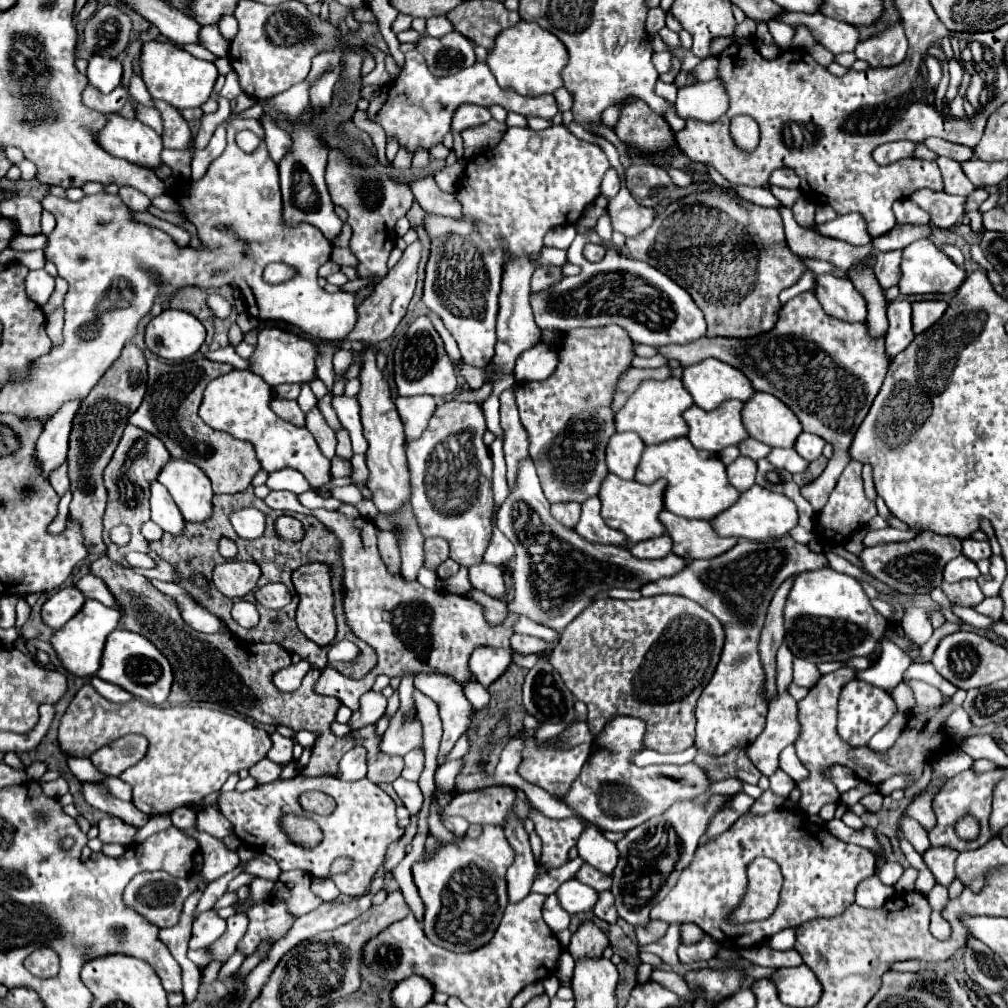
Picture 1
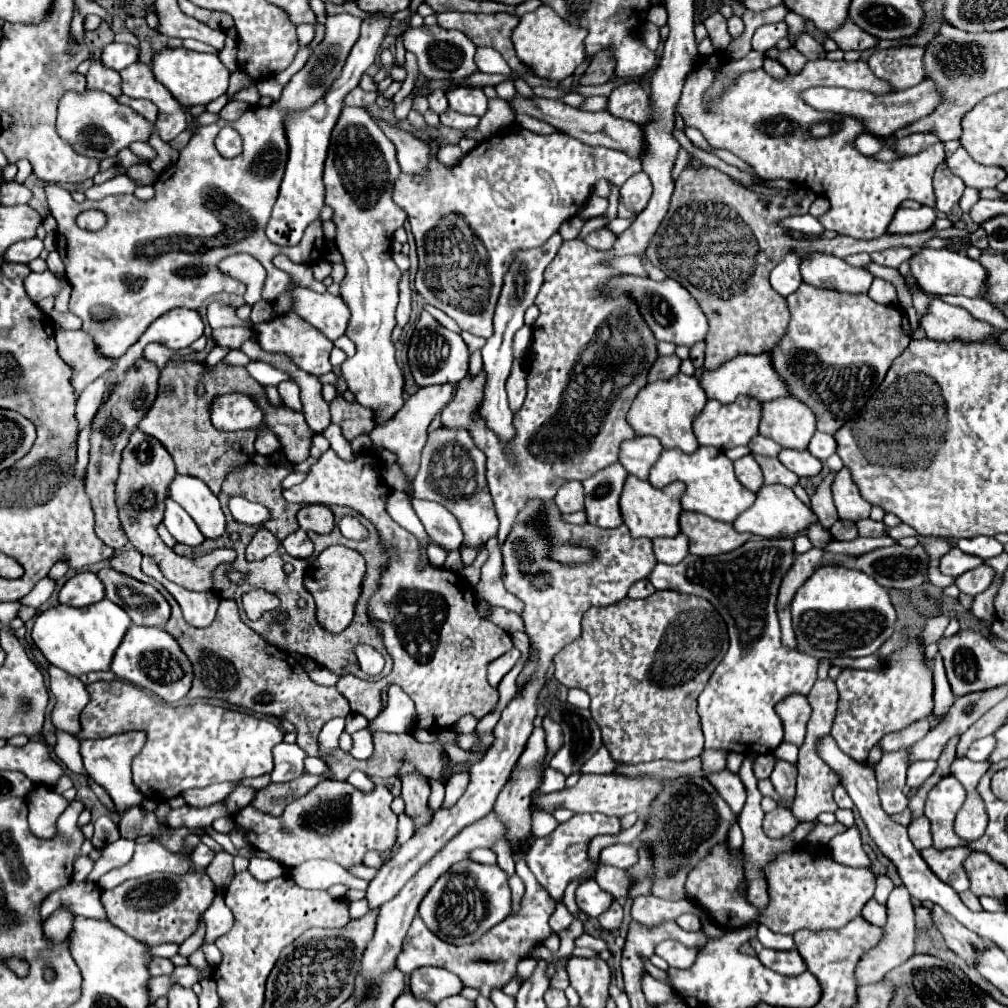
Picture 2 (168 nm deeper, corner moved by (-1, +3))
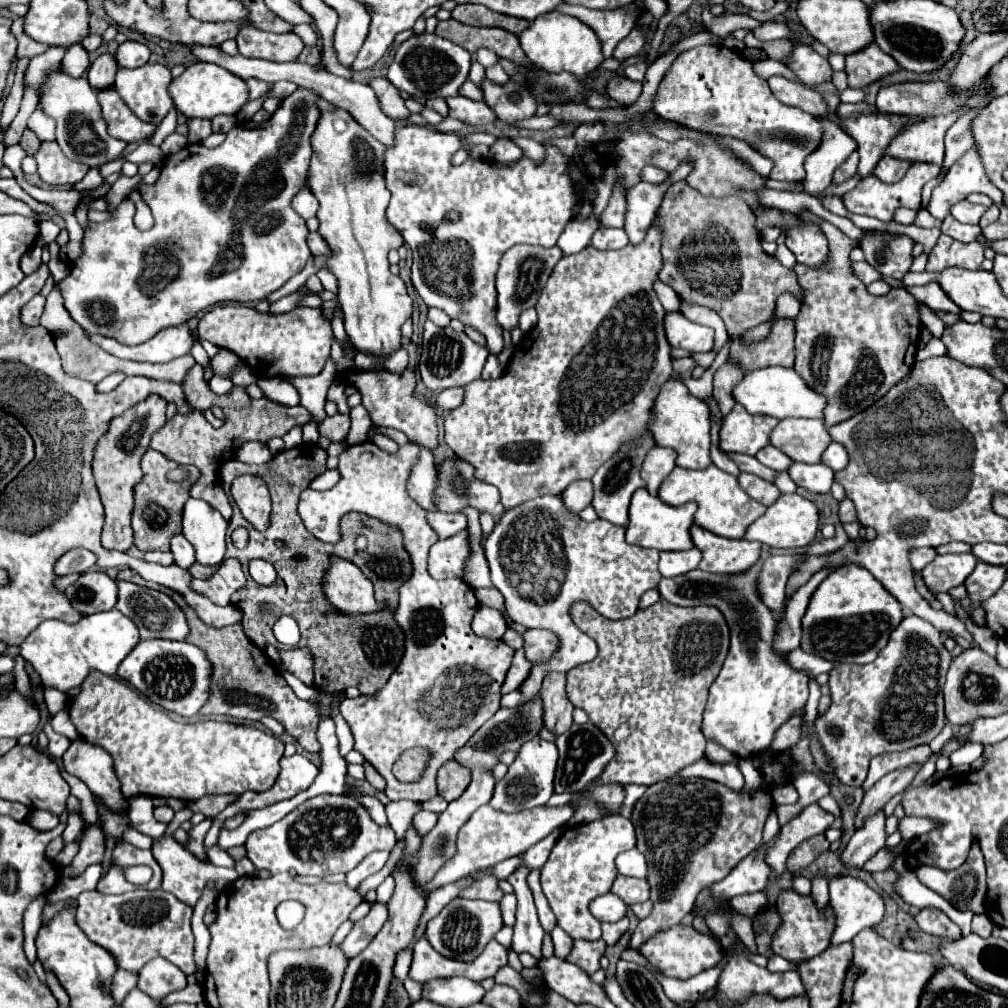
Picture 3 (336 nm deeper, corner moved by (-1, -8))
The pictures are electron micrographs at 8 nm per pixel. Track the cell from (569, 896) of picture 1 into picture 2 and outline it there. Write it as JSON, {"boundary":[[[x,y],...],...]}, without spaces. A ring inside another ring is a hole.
{"boundary":[[[587,880],[581,882],[577,888],[577,906],[587,912],[589,916],[599,916],[603,912],[607,912],[607,908],[611,906],[615,898],[605,892],[595,880]]]}

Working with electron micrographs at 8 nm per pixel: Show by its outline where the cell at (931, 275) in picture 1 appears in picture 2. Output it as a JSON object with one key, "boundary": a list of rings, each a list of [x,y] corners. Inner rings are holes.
{"boundary":[[[919,250],[911,260],[911,272],[919,286],[929,294],[961,294],[967,298],[987,298],[989,272],[969,256],[953,250]]]}

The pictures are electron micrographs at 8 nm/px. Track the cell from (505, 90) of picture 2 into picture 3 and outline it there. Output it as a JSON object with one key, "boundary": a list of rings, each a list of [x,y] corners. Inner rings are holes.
{"boundary":[[[501,65],[489,67],[485,73],[487,73],[487,79],[489,79],[489,81],[493,81],[493,83],[507,83],[507,81],[509,81],[509,77],[507,77],[507,73],[503,71],[503,67],[501,67]]]}

